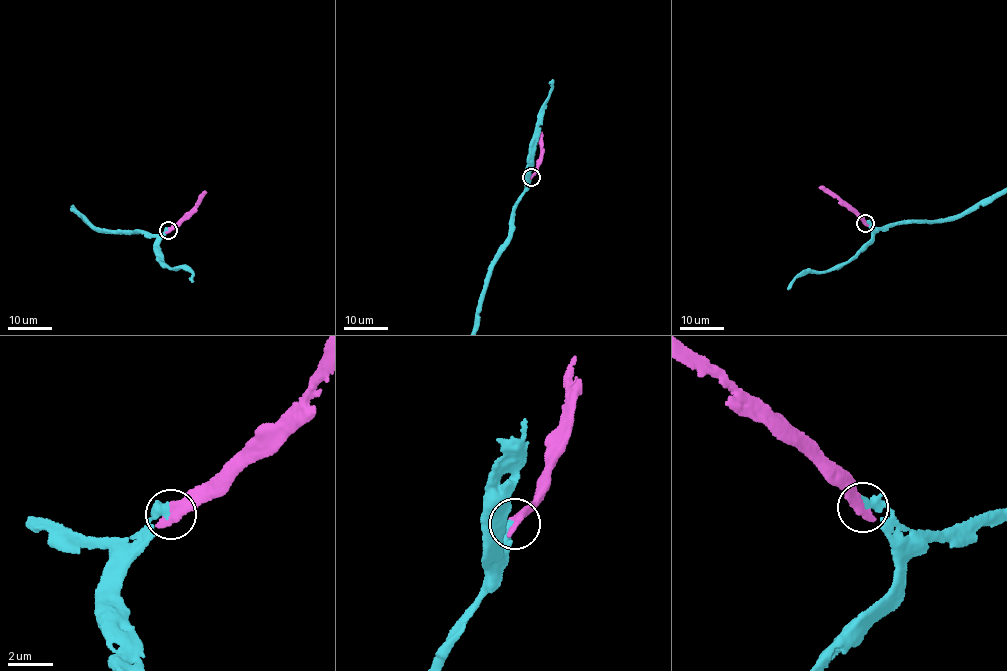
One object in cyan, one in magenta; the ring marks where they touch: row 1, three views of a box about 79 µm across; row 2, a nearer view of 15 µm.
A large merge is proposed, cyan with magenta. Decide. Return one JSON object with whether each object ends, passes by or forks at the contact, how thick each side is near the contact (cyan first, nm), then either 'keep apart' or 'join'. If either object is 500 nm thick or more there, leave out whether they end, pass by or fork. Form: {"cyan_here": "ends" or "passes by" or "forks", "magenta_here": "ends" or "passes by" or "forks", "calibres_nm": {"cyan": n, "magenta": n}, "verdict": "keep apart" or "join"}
{"calibres_nm": {"cyan": 440, "magenta": 550}, "verdict": "join"}

